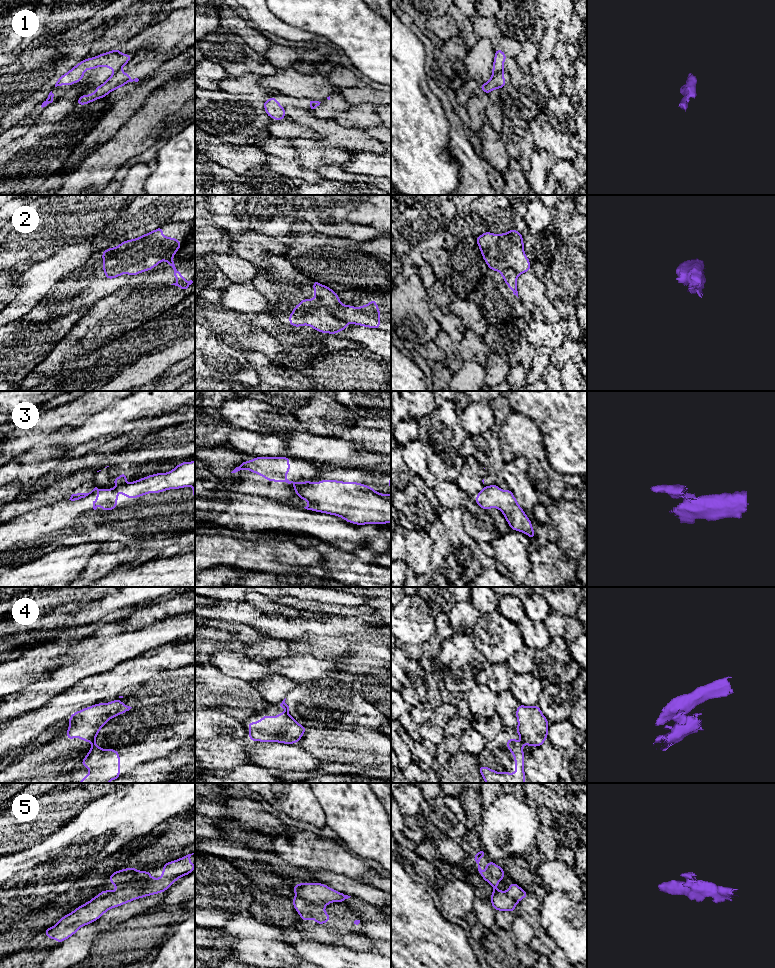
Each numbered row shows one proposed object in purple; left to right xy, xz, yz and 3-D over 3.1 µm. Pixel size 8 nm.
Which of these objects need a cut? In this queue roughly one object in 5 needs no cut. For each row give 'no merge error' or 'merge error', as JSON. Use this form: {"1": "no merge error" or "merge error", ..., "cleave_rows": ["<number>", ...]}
{"1": "merge error", "2": "merge error", "3": "merge error", "4": "merge error", "5": "no merge error", "cleave_rows": ["1", "2", "3", "4"]}

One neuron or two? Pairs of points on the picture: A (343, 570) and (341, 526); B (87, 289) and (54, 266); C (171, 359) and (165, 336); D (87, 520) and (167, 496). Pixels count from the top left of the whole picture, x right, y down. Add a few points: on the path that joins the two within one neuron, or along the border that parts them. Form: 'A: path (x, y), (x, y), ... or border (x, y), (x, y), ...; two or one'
A: border (323, 542), (352, 552); two
B: border (87, 260), (71, 273); two
C: border (184, 338), (173, 342), (164, 349), (146, 355); two
D: path (107, 515), (147, 513); one

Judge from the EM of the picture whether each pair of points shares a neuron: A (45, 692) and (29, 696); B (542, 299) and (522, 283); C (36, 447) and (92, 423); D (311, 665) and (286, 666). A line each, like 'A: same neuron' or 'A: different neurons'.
A: same neuron
B: same neuron
C: different neurons
D: same neuron

